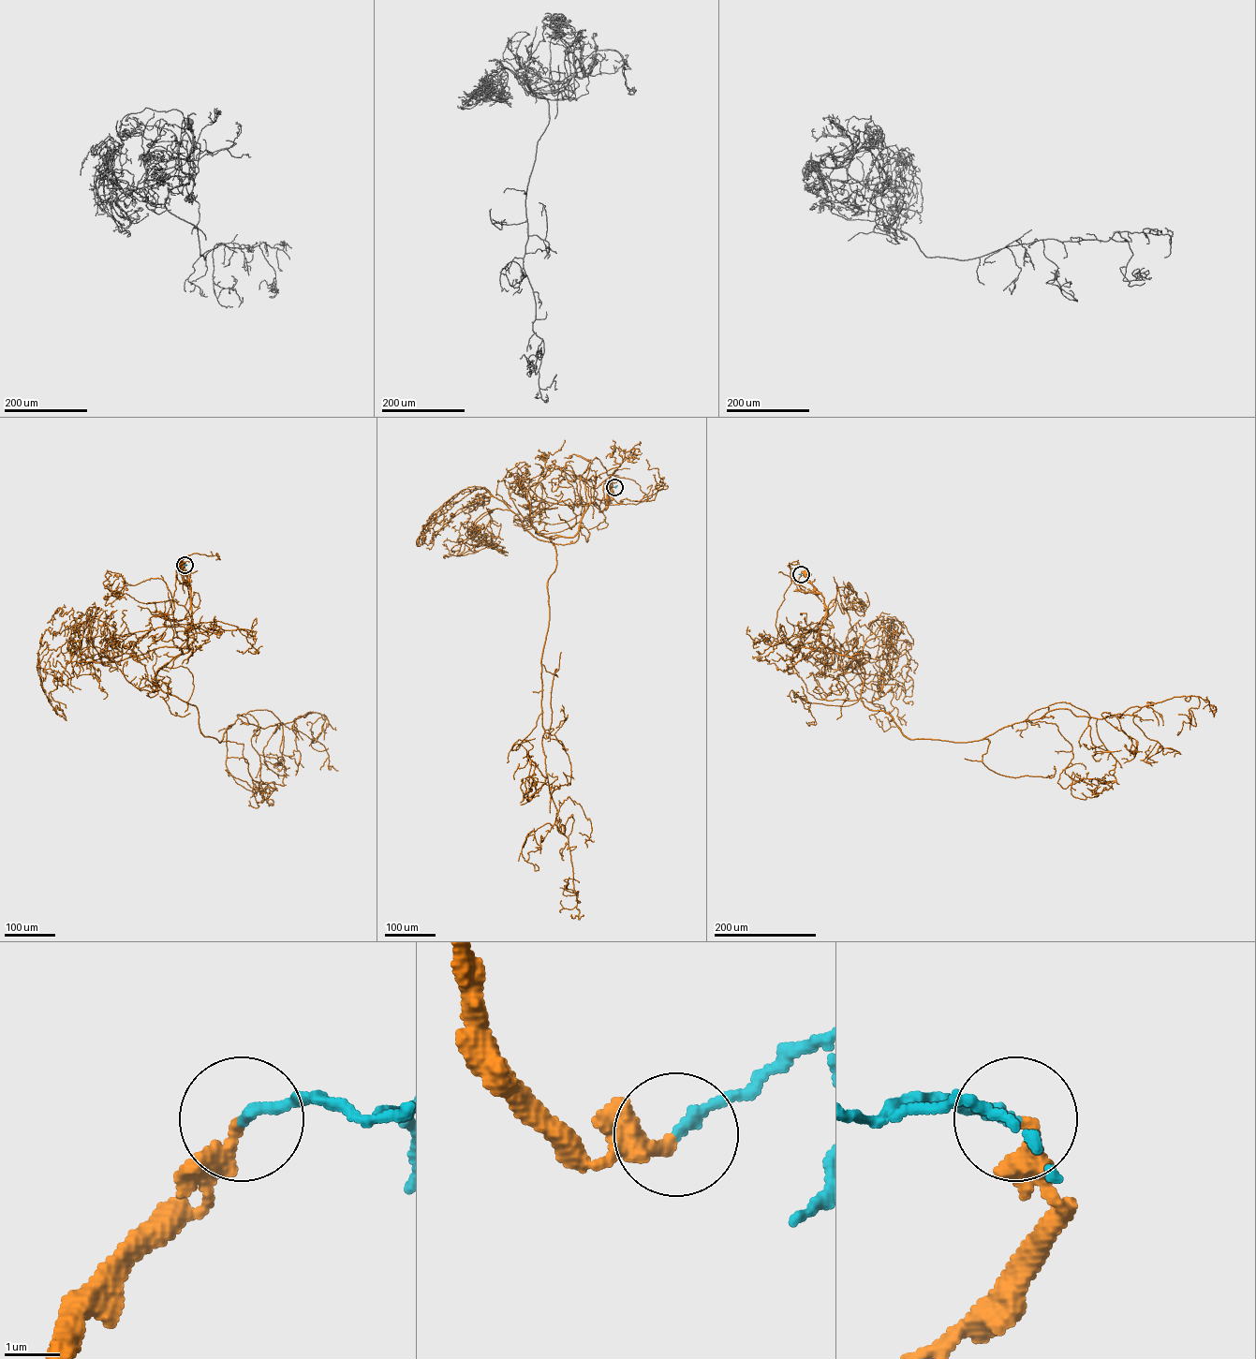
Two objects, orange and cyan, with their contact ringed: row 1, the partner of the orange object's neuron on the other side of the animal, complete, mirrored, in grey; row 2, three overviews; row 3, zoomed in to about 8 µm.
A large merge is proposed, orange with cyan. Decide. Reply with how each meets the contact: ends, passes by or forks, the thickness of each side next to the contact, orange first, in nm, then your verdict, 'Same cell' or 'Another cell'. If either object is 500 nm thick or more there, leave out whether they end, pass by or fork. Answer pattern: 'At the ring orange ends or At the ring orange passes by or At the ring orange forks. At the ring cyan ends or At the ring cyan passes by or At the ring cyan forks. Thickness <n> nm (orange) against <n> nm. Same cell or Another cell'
At the ring orange ends. At the ring cyan ends. Thickness 240 nm (orange) against 190 nm. Same cell

